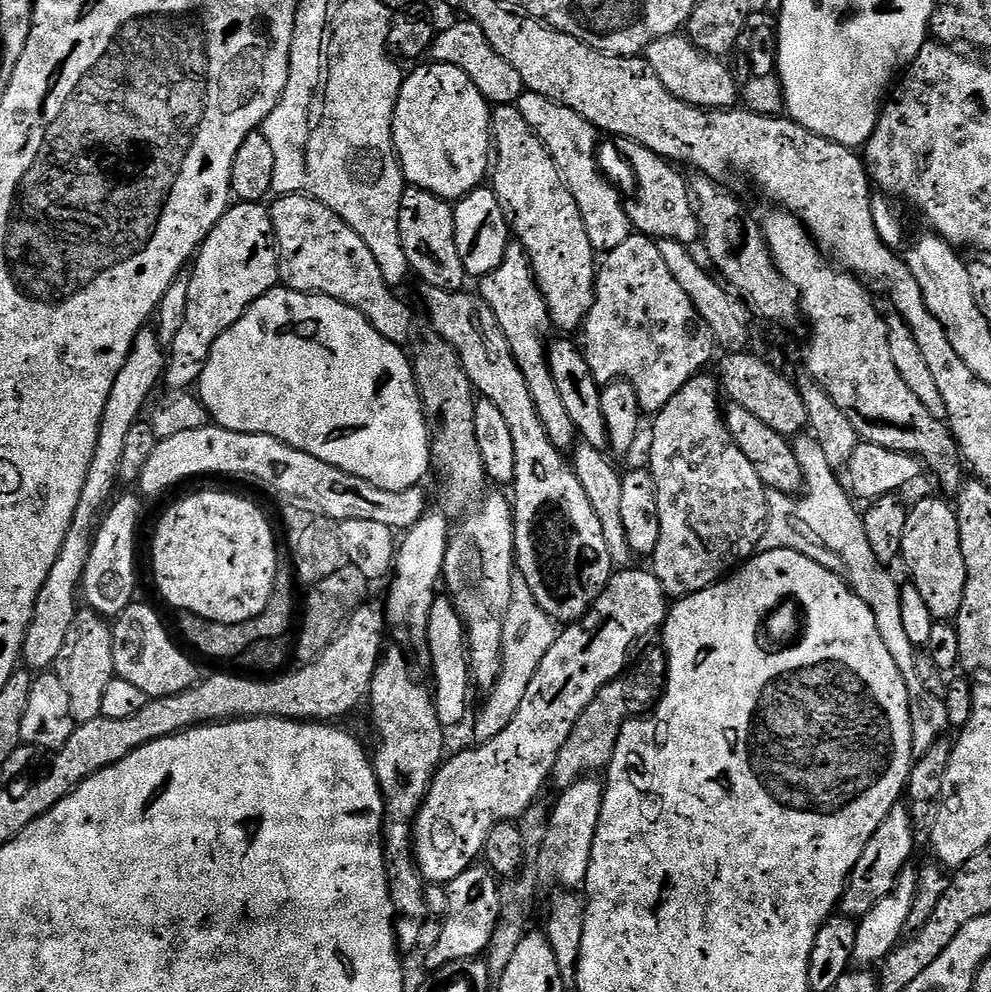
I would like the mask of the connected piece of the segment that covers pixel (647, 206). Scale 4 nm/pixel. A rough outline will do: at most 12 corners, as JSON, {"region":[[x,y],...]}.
{"region":[[633,140],[616,148],[636,175],[628,219],[641,236],[689,246],[700,236],[690,184]]}

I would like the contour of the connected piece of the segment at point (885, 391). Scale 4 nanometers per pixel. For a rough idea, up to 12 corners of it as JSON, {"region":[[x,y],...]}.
{"region":[[791,212],[763,217],[812,319],[806,370],[861,441],[945,485],[956,437],[894,364],[888,321]]}

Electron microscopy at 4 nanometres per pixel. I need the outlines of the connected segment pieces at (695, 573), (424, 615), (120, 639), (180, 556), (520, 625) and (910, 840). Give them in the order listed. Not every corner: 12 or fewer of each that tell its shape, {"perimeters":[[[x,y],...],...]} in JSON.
{"perimeters":[[[717,377],[652,424],[672,598],[757,555],[769,489],[736,445]],[[447,511],[403,533],[386,620],[422,633],[442,584]],[[150,605],[114,620],[117,677],[150,698],[197,683]],[[196,492],[160,520],[152,576],[168,604],[258,618],[280,556],[268,516]],[[516,575],[502,674],[476,720],[493,740],[514,718],[554,646],[557,621]],[[898,803],[866,842],[838,908],[874,910],[909,867],[912,813]]]}

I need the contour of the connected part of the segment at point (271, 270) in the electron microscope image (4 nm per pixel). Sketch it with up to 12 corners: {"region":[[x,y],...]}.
{"region":[[233,203],[191,265],[166,384],[279,284],[271,211]]}

